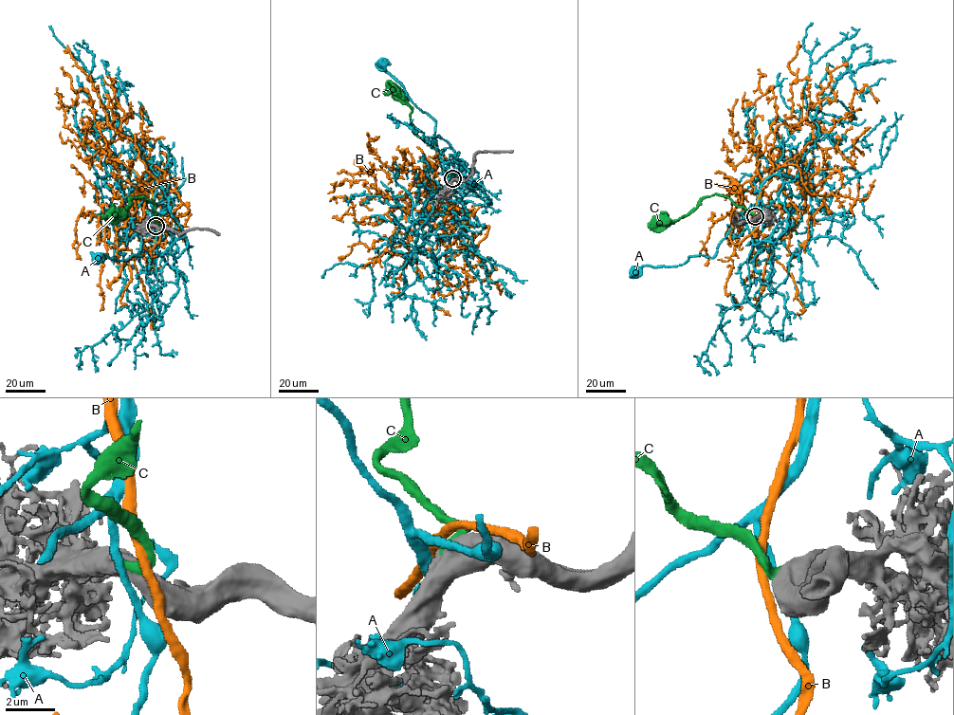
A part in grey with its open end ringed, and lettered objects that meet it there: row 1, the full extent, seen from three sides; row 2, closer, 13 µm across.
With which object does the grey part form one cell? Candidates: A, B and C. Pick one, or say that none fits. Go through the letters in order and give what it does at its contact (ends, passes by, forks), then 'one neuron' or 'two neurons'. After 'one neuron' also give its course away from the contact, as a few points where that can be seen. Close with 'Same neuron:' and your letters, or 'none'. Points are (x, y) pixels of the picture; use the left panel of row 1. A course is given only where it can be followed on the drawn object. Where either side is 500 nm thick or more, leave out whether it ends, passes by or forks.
A: two neurons
B: two neurons
C: one neuron; it runs (155, 226), (153, 219), (156, 214), (155, 205), (144, 197), (131, 199), (126, 215), (117, 216), (113, 212)
Same neuron: C

